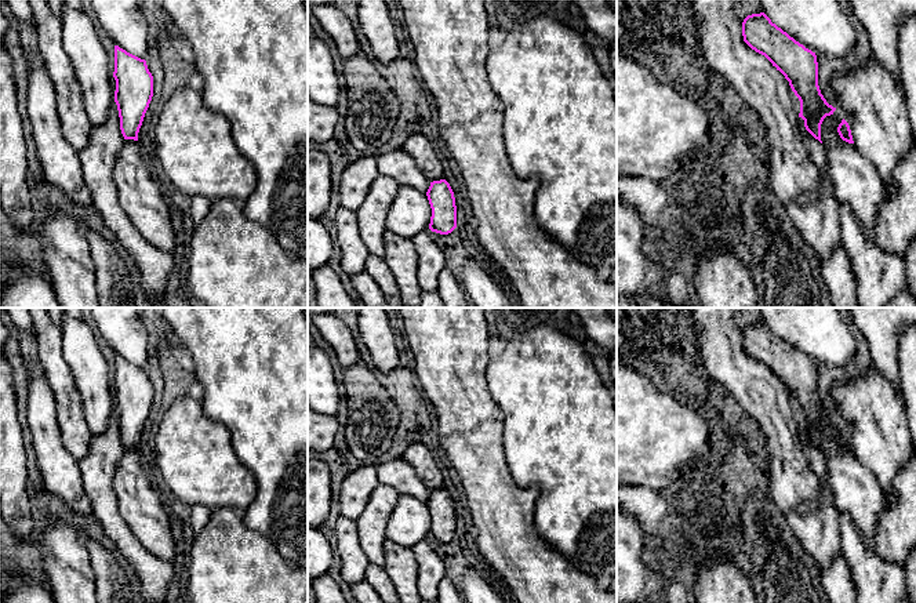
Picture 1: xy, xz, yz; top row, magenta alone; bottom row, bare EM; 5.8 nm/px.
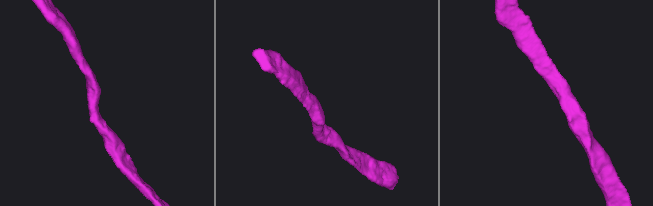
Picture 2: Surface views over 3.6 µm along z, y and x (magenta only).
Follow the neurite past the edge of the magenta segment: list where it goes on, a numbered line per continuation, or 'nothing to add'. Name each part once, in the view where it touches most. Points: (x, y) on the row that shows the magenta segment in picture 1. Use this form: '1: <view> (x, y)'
nothing to add

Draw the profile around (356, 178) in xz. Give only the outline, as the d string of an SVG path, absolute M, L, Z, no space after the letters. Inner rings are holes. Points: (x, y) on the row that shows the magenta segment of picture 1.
M363 156L349 164L339 181L341 207L357 211L378 175L377 157Z

